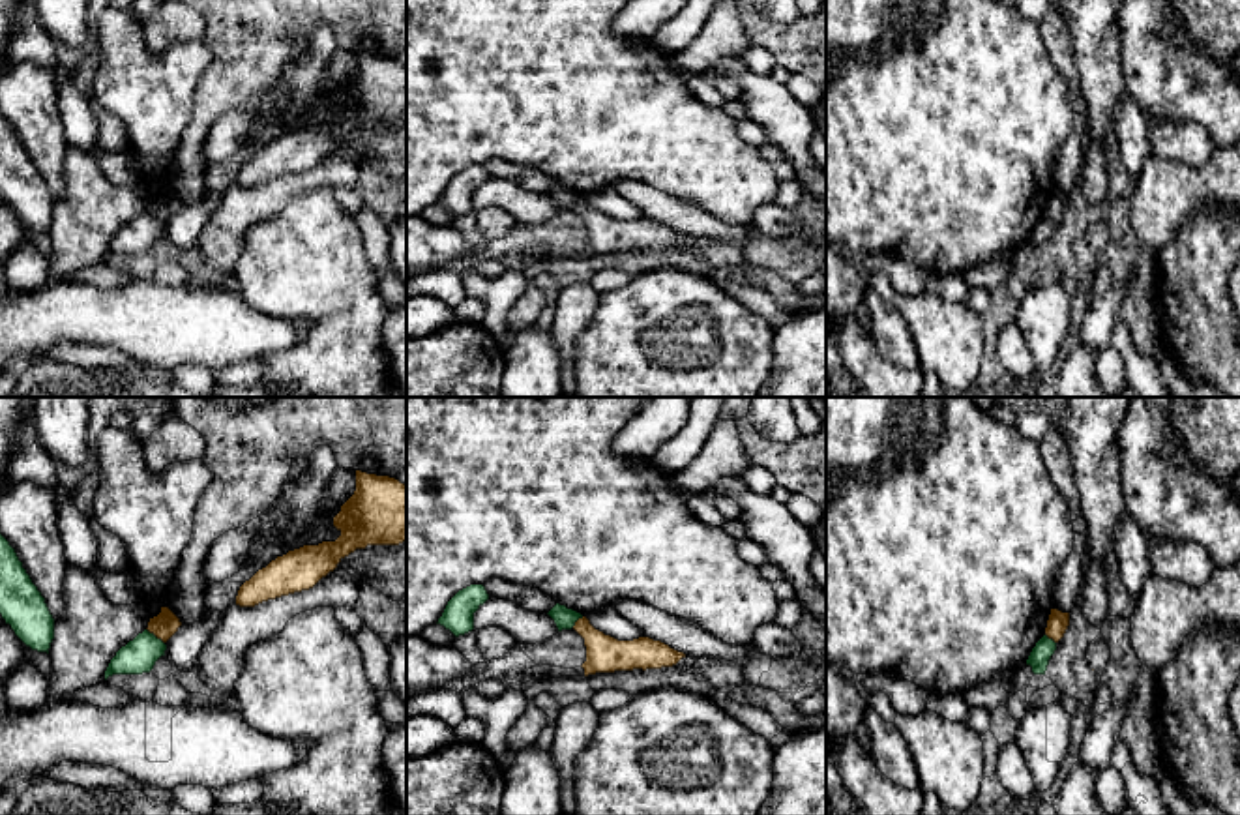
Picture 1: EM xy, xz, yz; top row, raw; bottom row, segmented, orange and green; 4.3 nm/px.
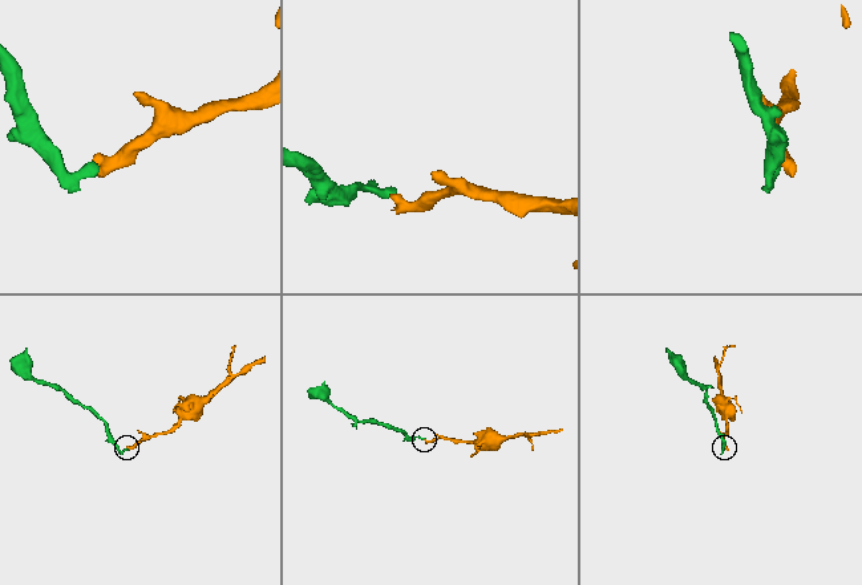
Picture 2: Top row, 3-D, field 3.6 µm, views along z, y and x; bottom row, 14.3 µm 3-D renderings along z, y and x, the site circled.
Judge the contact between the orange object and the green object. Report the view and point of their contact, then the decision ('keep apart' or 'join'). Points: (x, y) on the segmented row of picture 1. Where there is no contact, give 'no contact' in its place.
contact xy (156, 636); keep apart

